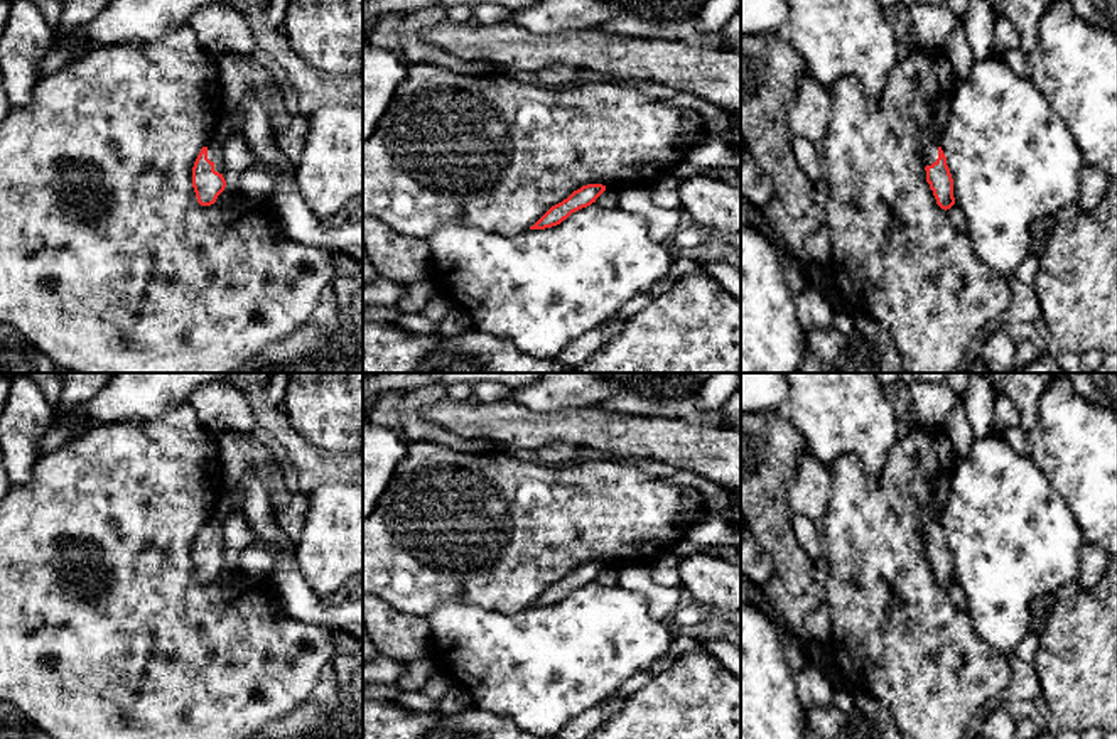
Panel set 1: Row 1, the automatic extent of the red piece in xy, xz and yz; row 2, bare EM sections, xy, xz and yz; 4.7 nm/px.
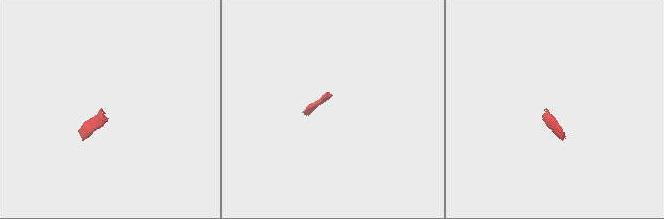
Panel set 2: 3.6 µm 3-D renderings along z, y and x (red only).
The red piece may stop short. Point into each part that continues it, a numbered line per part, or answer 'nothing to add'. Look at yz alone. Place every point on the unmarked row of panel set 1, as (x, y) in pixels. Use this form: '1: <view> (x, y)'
1: yz (930, 532)

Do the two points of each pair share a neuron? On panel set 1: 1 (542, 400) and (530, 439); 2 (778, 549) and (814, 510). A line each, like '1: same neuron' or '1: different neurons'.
1: different neurons
2: different neurons

